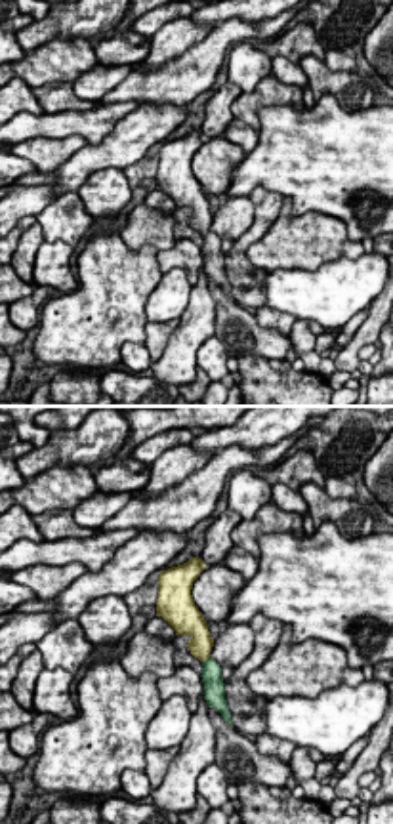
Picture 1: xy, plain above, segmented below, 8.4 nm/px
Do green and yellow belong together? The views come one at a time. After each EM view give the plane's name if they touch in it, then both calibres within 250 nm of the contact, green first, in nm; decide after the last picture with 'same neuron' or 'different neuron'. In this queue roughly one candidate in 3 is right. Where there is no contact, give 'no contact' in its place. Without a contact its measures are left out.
contact in xy; calibres 190 and 200 nm

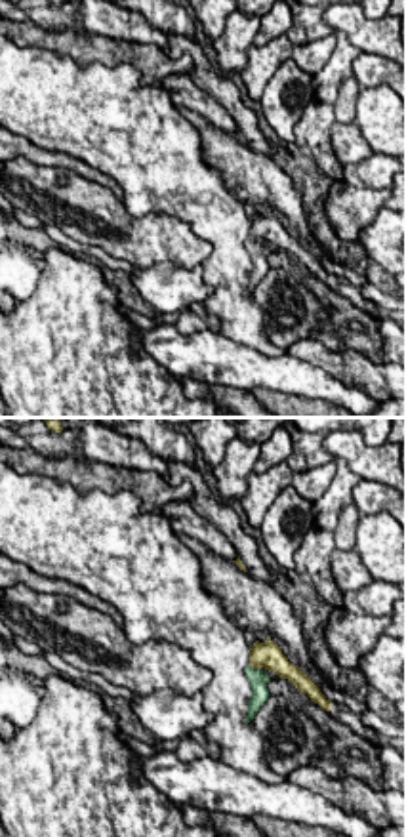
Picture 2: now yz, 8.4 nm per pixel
contact in yz; calibres 160 and 240 nm

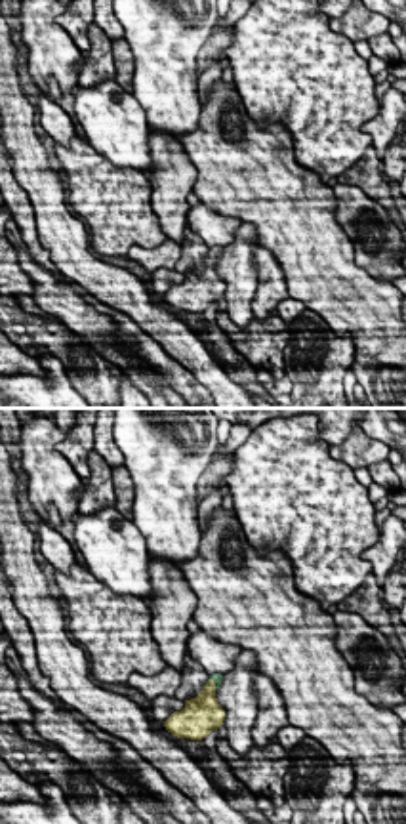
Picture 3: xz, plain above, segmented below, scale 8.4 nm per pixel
contact in xz; calibres 90 and 240 nm

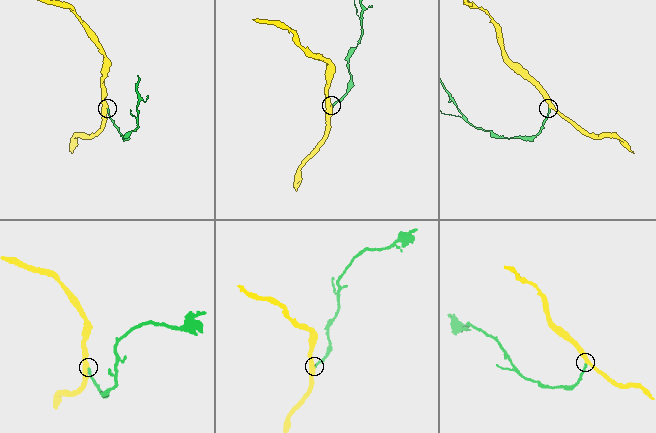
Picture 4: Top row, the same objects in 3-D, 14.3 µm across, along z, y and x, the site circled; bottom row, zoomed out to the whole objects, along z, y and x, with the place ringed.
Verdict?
same neuron

